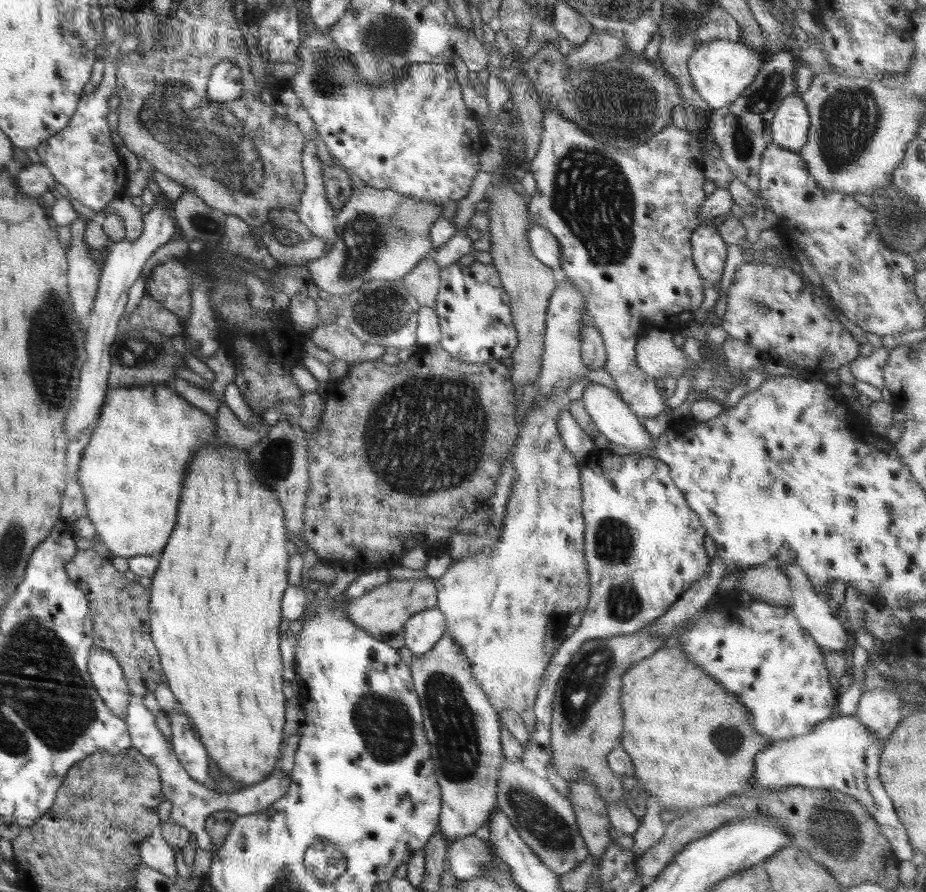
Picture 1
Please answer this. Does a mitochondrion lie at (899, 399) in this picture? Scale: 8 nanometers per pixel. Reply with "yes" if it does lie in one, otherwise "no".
no

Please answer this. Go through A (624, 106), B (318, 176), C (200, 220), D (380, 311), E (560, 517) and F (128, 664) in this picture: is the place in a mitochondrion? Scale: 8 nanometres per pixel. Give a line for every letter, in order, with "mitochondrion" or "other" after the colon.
A: mitochondrion
B: other
C: mitochondrion
D: mitochondrion
E: other
F: other

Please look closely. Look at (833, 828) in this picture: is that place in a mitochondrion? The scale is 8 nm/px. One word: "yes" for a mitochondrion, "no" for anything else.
yes

